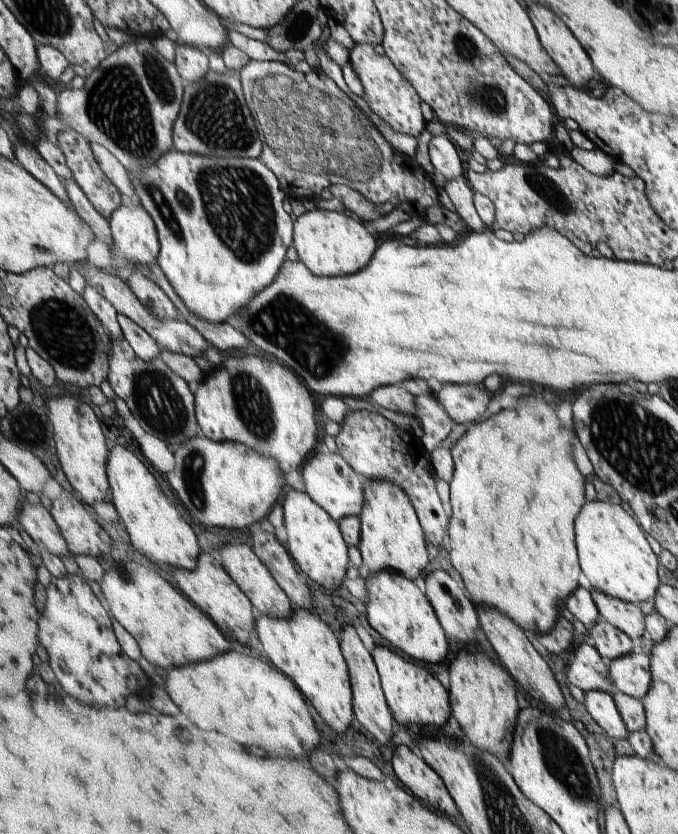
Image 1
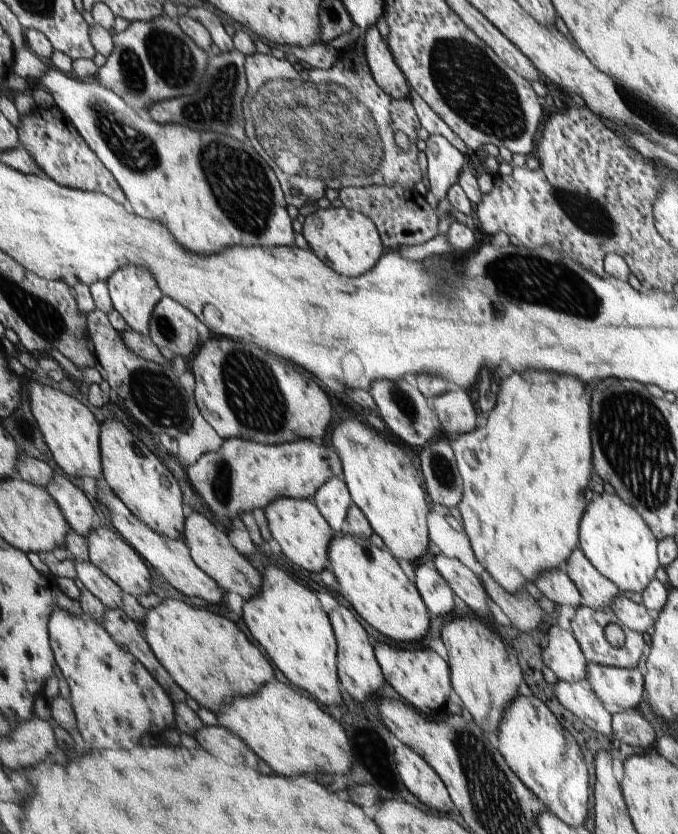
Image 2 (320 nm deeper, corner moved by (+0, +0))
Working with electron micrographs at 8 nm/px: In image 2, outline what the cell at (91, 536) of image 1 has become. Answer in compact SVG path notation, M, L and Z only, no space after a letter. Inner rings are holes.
M97 528L89 534L86 541L88 543L90 561L94 566L105 571L115 583L118 583L124 593L138 598L138 596L146 596L148 592L152 592L150 590L152 588L150 570L148 570L146 562L126 544L126 539L122 540L116 532L112 532L108 528Z

